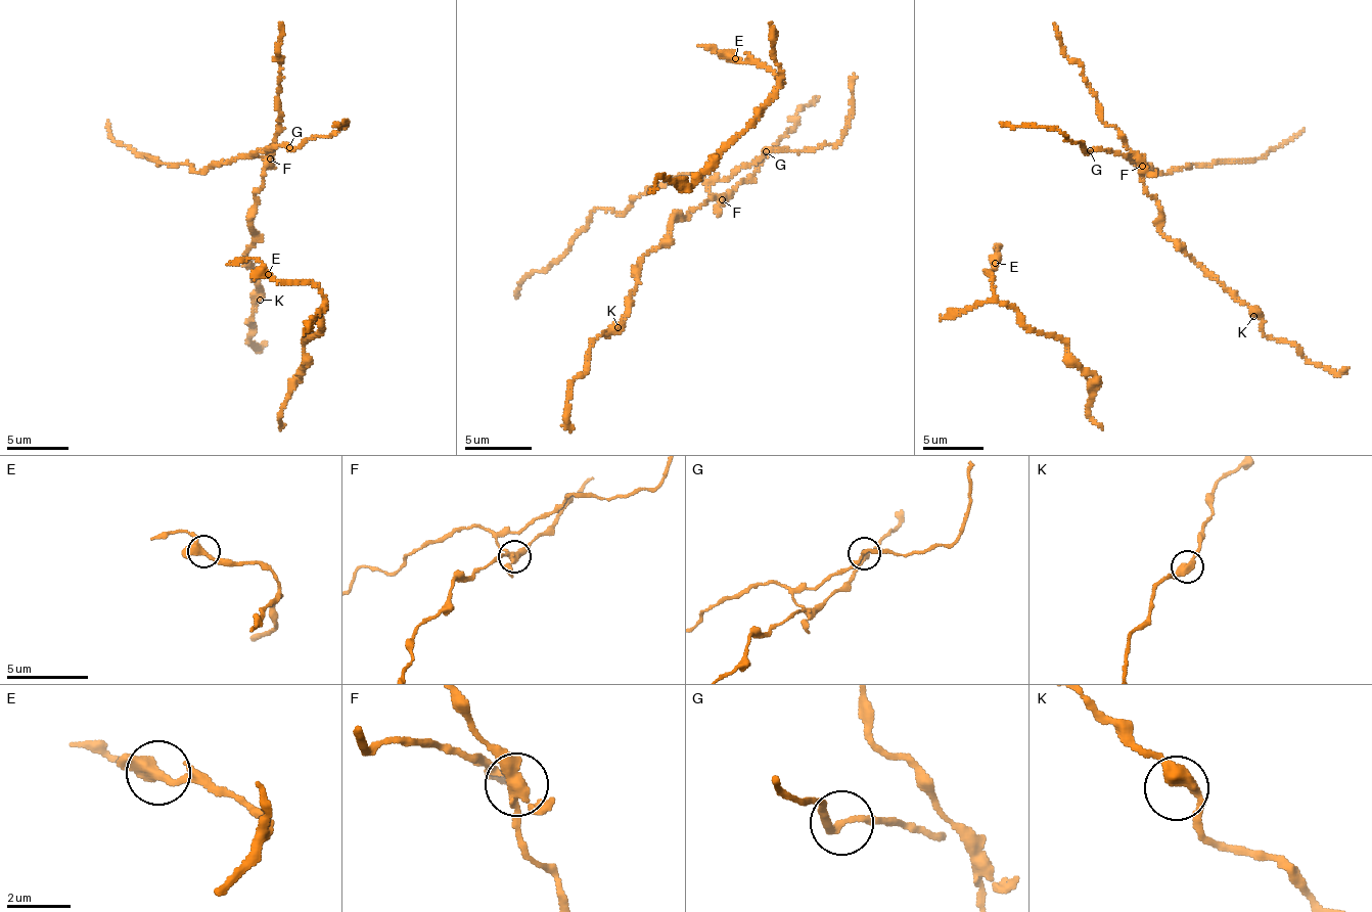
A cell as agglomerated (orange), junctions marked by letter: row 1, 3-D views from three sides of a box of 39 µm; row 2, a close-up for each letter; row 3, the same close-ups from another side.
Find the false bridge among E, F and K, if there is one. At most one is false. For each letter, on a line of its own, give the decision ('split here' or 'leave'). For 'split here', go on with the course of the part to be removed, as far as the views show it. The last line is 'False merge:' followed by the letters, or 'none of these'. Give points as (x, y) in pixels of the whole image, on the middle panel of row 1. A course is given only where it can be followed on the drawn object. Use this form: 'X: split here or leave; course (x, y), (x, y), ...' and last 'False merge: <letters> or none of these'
E: leave
F: split here; course (721, 198), (696, 177), (683, 174), (639, 194), (623, 213), (597, 208), (548, 266), (529, 274), (517, 298)
K: leave
False merge: F

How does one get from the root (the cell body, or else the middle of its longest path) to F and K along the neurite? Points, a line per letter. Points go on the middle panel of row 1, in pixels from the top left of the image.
F: (765, 148), (759, 157), (743, 164), (710, 187), (713, 194), (721, 198)
K: (765, 148), (759, 157), (710, 187), (717, 198), (674, 219), (670, 236), (643, 258), (635, 290), (618, 327)

